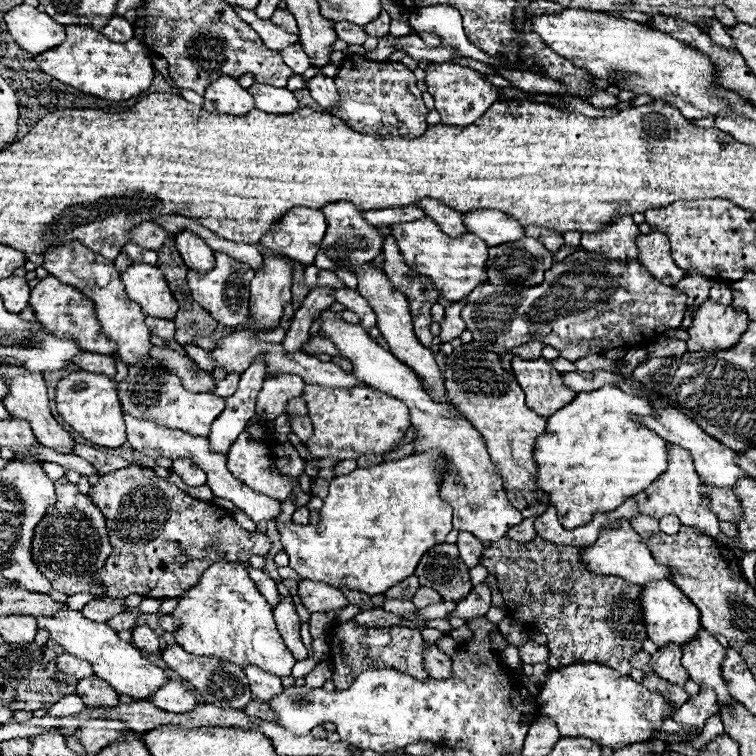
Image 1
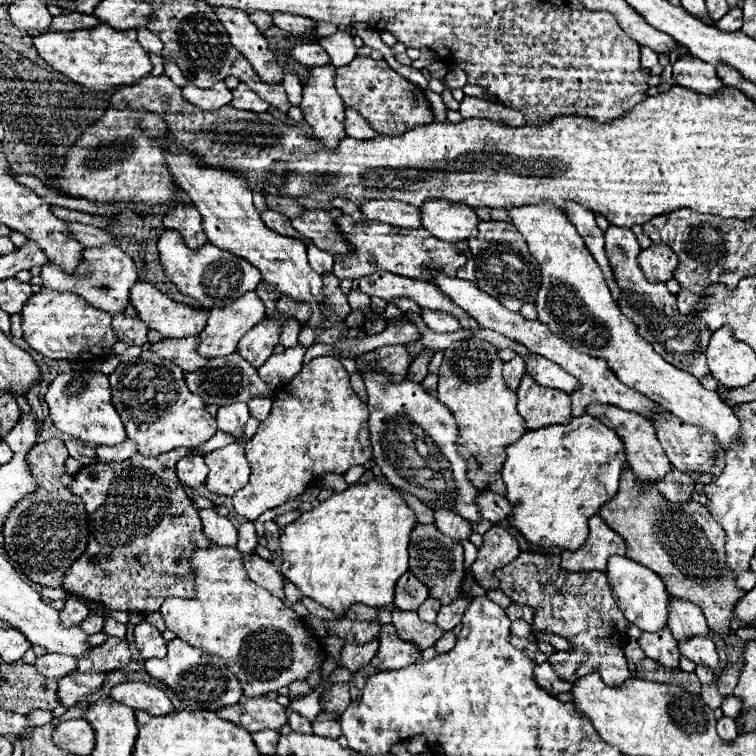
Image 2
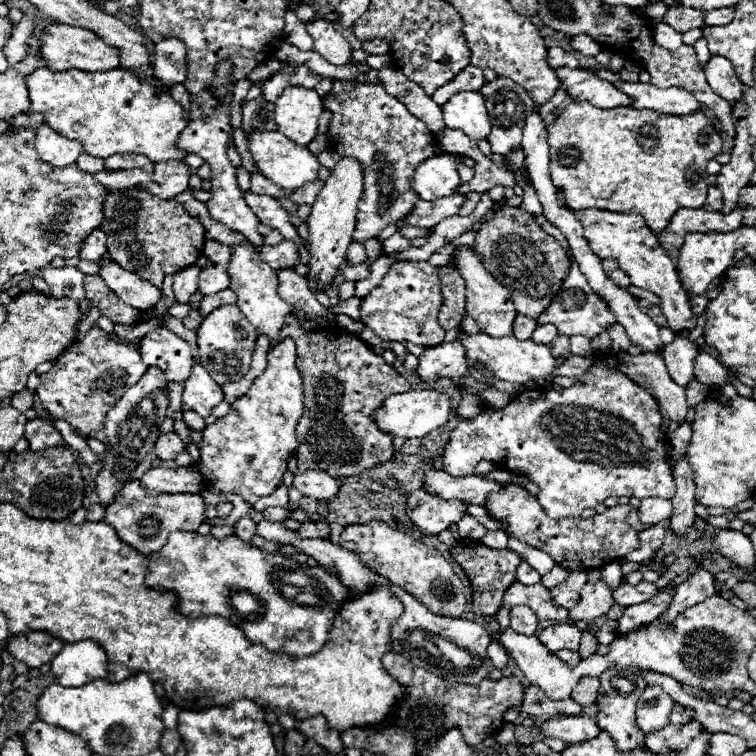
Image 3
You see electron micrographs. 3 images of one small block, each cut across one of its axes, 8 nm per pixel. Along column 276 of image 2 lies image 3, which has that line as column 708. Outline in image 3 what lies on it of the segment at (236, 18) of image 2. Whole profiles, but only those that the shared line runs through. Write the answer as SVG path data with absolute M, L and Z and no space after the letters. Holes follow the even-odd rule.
M710 56L708 64L704 68L704 74L706 74L710 88L718 96L728 100L732 106L742 98L742 82L738 80L730 60L726 60L722 56Z

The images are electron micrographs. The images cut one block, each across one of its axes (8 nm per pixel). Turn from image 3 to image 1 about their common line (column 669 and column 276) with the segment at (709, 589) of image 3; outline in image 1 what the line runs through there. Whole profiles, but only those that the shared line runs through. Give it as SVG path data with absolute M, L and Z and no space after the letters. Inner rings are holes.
M286 598L280 600L278 608L274 608L274 620L276 620L276 626L288 646L288 650L292 652L294 660L304 660L308 656L308 650L300 638L300 618L294 610L294 604Z

